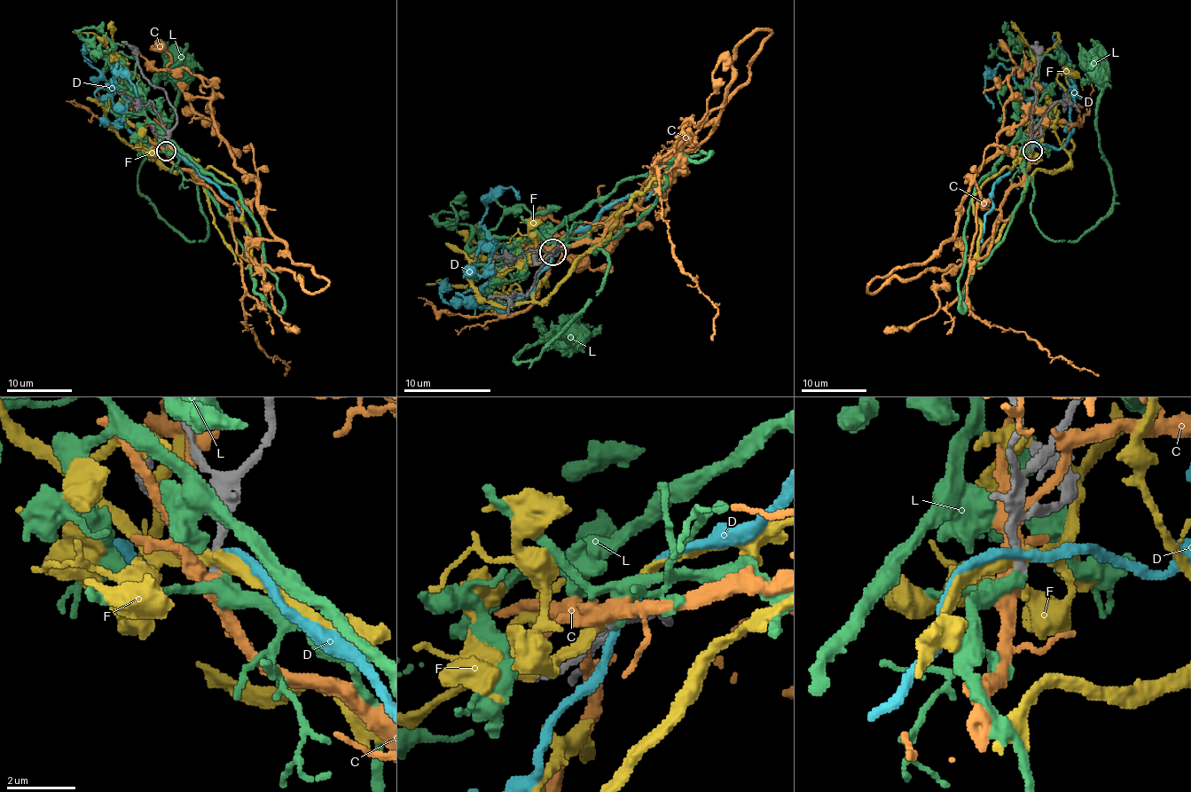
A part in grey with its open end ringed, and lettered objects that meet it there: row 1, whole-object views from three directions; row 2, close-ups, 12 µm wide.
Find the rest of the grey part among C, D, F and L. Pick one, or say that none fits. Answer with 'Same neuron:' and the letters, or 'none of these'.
Same neuron: none of these

